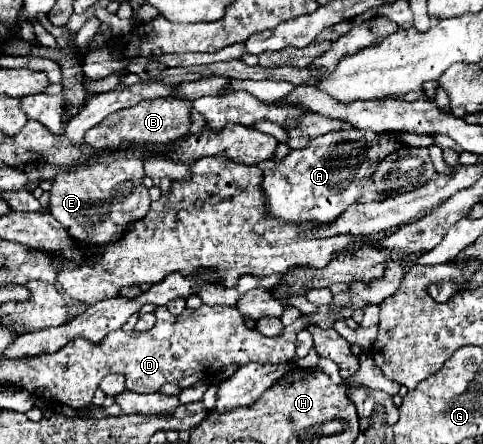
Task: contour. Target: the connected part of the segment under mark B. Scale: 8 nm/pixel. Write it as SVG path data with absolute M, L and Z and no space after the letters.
M186 98L146 100L146 102L140 102L138 106L118 110L110 114L110 118L104 118L98 126L94 126L94 130L86 132L84 142L92 146L94 150L120 148L122 144L150 144L150 146L170 144L188 132L192 124L190 110L192 110L192 102L186 102Z

